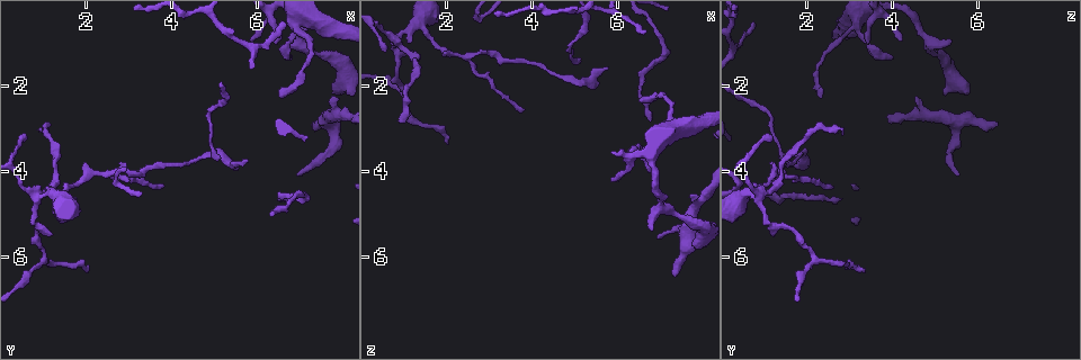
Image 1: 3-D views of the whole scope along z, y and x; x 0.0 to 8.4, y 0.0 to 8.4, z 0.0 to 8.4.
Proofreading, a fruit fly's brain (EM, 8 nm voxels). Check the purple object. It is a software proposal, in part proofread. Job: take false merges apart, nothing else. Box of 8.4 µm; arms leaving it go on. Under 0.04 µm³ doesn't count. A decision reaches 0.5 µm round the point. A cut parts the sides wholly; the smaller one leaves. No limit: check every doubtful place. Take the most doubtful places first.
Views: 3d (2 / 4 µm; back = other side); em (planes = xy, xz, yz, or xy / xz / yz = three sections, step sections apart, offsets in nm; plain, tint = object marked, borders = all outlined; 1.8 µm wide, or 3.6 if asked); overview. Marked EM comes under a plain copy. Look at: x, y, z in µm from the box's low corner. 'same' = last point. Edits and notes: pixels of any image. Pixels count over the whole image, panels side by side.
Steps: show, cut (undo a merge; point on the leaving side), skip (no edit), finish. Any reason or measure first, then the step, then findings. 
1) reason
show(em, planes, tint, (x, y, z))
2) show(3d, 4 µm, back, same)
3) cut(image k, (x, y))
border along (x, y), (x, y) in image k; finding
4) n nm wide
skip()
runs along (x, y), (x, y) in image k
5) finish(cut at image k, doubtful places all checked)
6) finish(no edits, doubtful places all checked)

closes a loop
show(3d, 4 µm, (6.75, 1.05, 3.40))

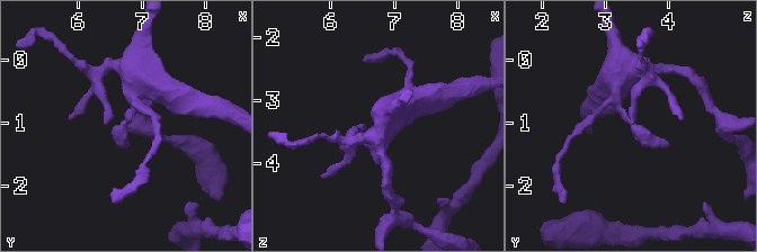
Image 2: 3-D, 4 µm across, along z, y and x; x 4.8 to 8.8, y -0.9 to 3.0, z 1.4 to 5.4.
now the EM
show(em, xz, step 4, tint, (6.70, 1.00, 3.45))

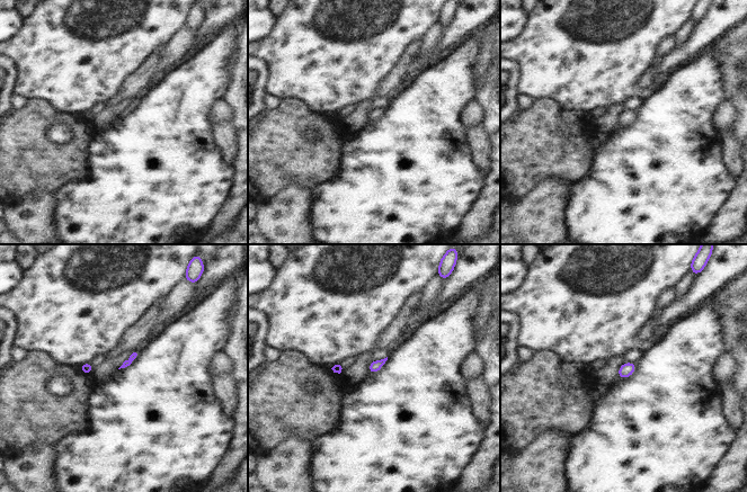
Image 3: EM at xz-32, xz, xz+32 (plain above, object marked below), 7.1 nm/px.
skip()
one neuron here

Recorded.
abrupt turn
show(3d, 4 µm, (0.95, 6.05, 2.10))

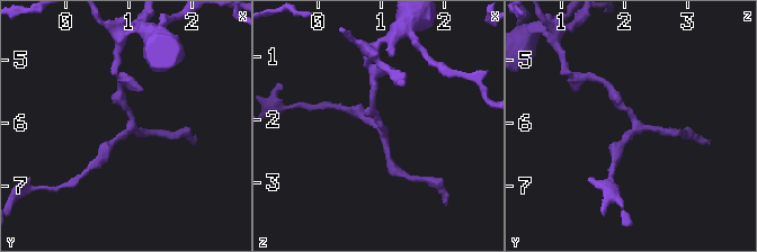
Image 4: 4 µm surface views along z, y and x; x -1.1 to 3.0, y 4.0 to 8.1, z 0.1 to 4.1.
need the tissue
show(em, planes, tint, (1.00, 6.15, 2.15))

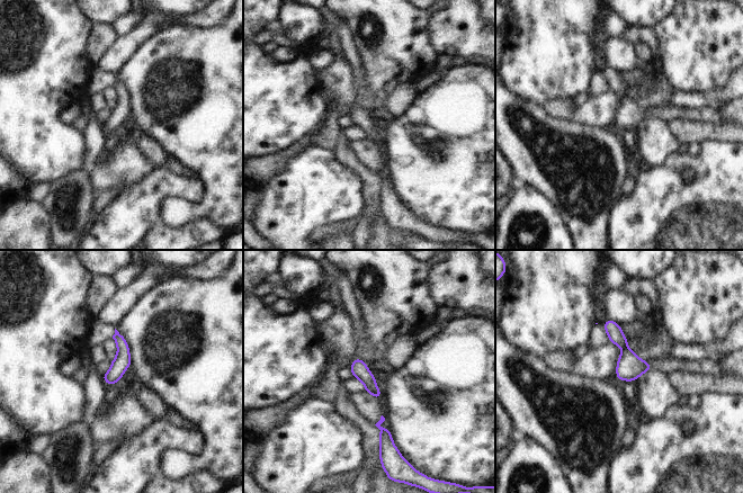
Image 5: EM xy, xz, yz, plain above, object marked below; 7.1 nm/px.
skip()
one neuron here

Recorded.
three-way junction
show(3d, 4 µm, (1.40, 4.55, 0.50))

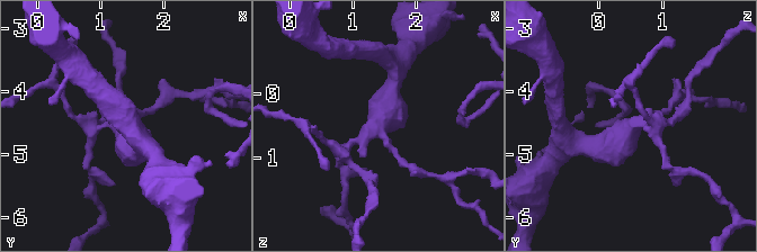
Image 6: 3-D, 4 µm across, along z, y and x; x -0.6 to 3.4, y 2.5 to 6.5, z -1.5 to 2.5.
3 arms; now the EM
show(em, 3.6 µm, planes, tint, (1.40, 4.60, 0.55))

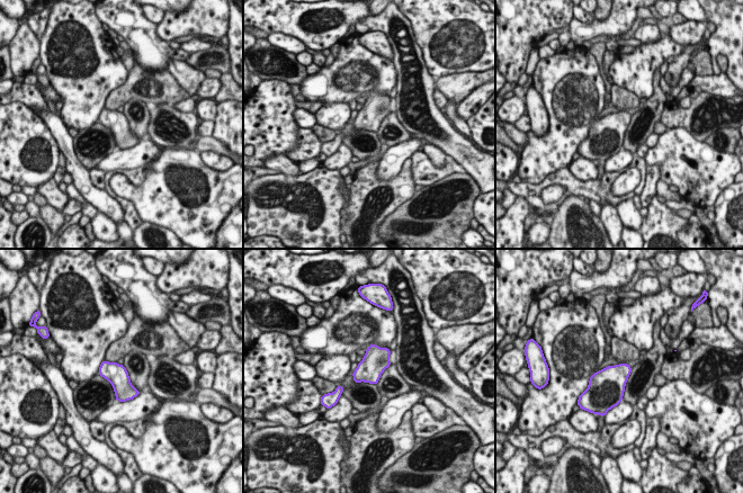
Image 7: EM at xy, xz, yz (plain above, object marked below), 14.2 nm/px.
skip()
one neuron here

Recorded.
branch point
show(3d, 4 µm, (7.70, 2.85, 5.50))

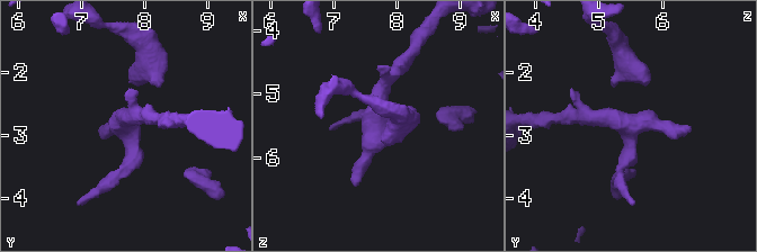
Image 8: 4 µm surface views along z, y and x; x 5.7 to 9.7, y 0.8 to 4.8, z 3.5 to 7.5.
need the tissue
show(em, yz, step 8, tint, (7.75, 2.90, 5.50))

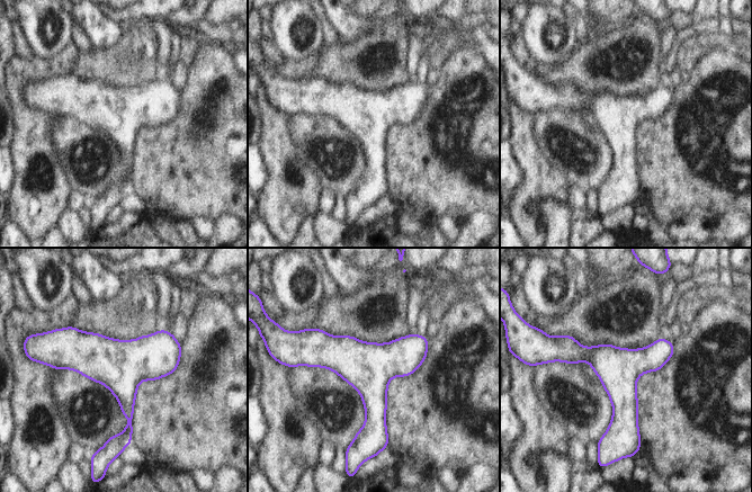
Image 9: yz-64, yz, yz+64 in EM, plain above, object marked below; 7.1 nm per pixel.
skip()
runs along (570, 339), (620, 384), (616, 440) in image 9; continuous, no second neuron

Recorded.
finish(no edits, doubtful places all checked)

